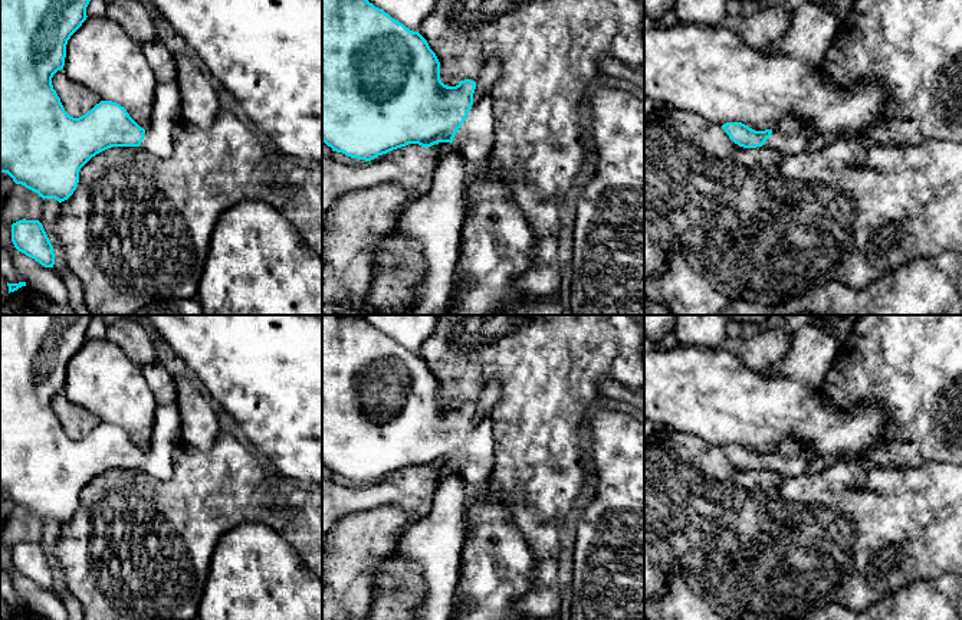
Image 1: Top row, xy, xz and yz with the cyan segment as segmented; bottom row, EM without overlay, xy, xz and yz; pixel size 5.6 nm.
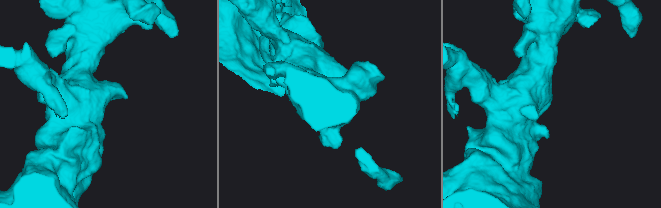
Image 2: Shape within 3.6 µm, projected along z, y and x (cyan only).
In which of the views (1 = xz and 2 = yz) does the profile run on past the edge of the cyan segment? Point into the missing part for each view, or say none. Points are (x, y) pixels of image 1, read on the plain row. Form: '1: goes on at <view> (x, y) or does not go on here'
1: goes on at xz (475, 462)
2: goes on at yz (790, 459)

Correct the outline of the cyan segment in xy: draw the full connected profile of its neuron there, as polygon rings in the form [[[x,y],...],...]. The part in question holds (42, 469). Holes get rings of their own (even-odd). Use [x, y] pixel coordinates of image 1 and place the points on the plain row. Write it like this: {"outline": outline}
{"outline": [[[0,315],[0,496],[7,495],[16,506],[59,525],[78,509],[81,491],[96,476],[111,469],[142,469],[150,476],[168,480],[174,473],[174,453],[183,443],[177,403],[158,404],[150,449],[141,450],[124,429],[101,423],[79,440],[70,439],[52,407],[53,397],[63,391],[66,367],[86,342],[86,329],[95,315]]]}

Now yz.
{"outline": [[[794,436],[782,439],[774,452],[755,453],[742,445],[726,445],[722,450],[739,469],[765,469],[781,476],[798,476],[812,462],[811,453]]]}

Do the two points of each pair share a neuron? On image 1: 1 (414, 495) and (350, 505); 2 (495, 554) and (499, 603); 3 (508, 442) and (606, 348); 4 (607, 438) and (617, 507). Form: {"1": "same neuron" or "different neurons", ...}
{"1": "same neuron", "2": "same neuron", "3": "same neuron", "4": "same neuron"}

